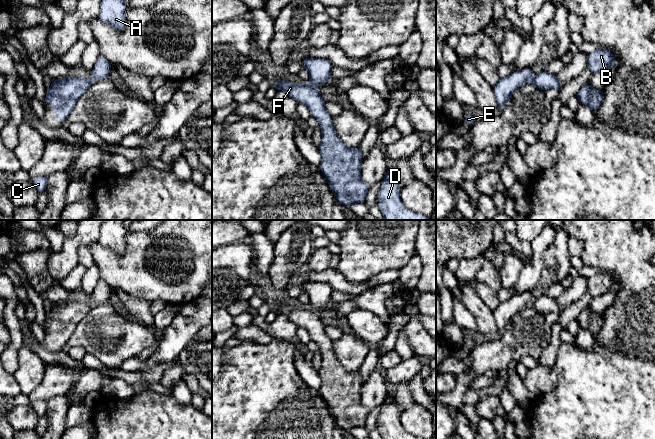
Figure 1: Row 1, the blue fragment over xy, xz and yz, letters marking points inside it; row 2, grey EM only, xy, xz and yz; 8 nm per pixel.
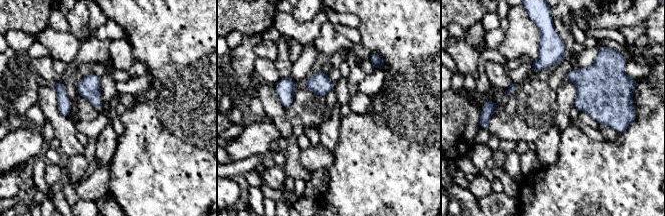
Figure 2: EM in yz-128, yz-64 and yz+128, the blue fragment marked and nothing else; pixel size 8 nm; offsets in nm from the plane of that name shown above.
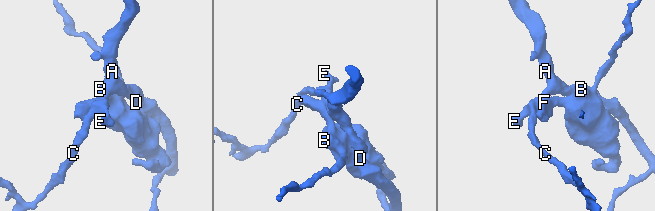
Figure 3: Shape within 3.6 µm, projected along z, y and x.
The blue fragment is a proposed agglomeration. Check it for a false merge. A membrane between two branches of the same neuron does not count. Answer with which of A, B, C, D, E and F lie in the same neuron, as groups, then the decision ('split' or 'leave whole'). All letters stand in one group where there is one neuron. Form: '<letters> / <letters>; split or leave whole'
A C D E / B F; split

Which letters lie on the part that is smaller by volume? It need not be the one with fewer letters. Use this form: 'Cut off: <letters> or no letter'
Cut off: B, F

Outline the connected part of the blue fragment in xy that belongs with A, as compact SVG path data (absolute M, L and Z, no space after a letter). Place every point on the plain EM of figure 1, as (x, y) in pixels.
M105 220L99 229L97 241L116 254L123 254L125 251L125 238L128 231L125 229L123 221Z

